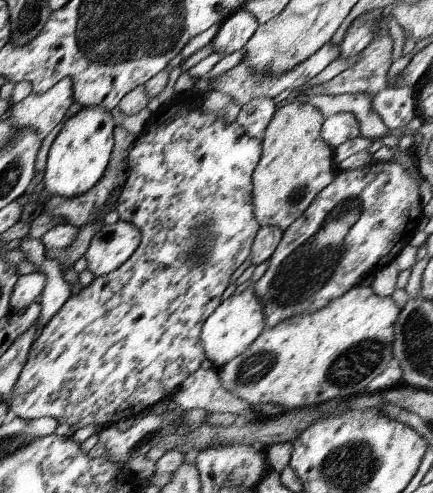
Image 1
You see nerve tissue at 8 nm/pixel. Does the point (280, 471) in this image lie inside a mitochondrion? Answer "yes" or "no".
no

